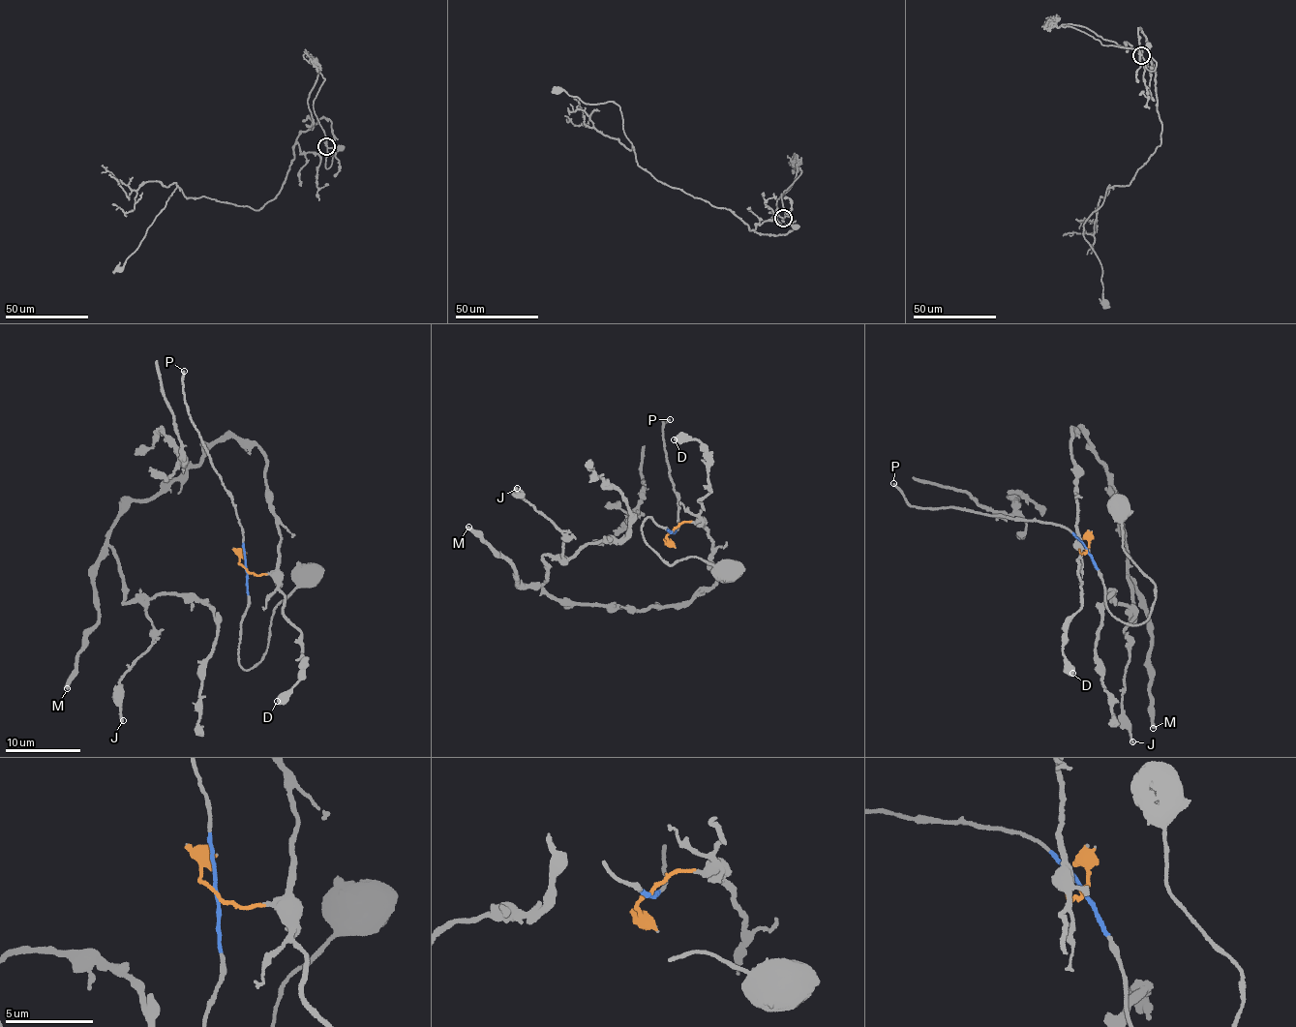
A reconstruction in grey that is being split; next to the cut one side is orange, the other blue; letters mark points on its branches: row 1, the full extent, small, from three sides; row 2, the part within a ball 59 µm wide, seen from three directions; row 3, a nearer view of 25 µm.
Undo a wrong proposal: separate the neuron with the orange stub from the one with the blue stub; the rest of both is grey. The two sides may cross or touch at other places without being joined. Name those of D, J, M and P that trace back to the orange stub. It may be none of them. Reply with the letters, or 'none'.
D, J, M

